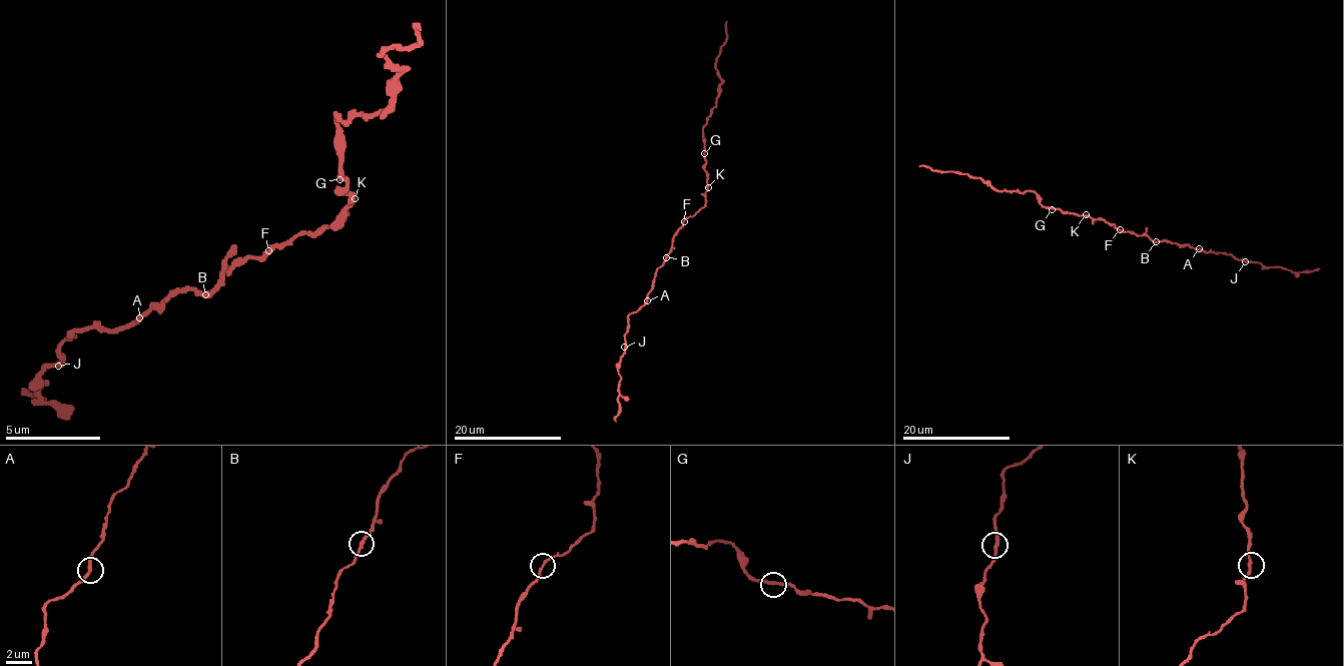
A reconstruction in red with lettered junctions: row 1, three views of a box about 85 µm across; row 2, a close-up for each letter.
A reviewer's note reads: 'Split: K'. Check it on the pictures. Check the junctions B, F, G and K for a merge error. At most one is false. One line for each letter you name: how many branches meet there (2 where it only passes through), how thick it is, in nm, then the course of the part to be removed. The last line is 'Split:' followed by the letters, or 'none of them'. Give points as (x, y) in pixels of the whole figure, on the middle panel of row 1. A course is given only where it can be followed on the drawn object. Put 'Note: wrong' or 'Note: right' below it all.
Split: none of them
Note: wrong

